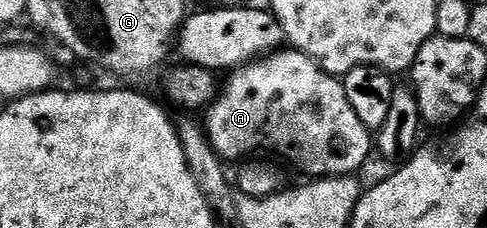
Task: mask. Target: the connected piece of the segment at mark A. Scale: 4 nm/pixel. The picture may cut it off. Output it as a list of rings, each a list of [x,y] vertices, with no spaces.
[[[286,47],[241,65],[227,77],[230,78],[224,81],[214,104],[204,113],[205,135],[223,162],[241,162],[253,158],[250,157],[253,153],[275,153],[288,164],[295,165],[300,172],[307,173],[307,178],[321,179],[357,174],[357,169],[369,159],[370,153],[372,157],[371,130],[356,119],[348,95],[344,95],[341,80],[324,72],[307,53]]]

